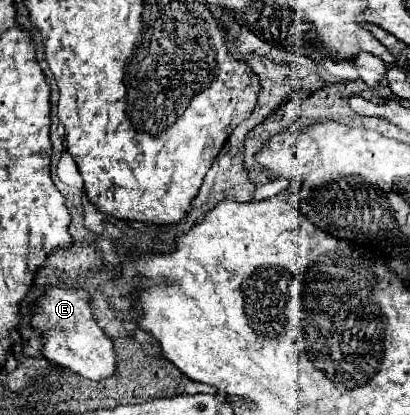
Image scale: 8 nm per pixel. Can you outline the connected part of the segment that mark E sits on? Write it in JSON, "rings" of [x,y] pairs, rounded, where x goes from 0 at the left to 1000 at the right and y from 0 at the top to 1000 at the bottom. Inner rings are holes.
{"rings":[[[115,687],[105,711],[85,725],[76,749],[76,793],[110,822],[100,851],[129,880],[168,884],[198,908],[241,918],[280,899],[276,822],[241,793],[217,745],[217,706],[202,696],[154,696],[144,687]]]}

